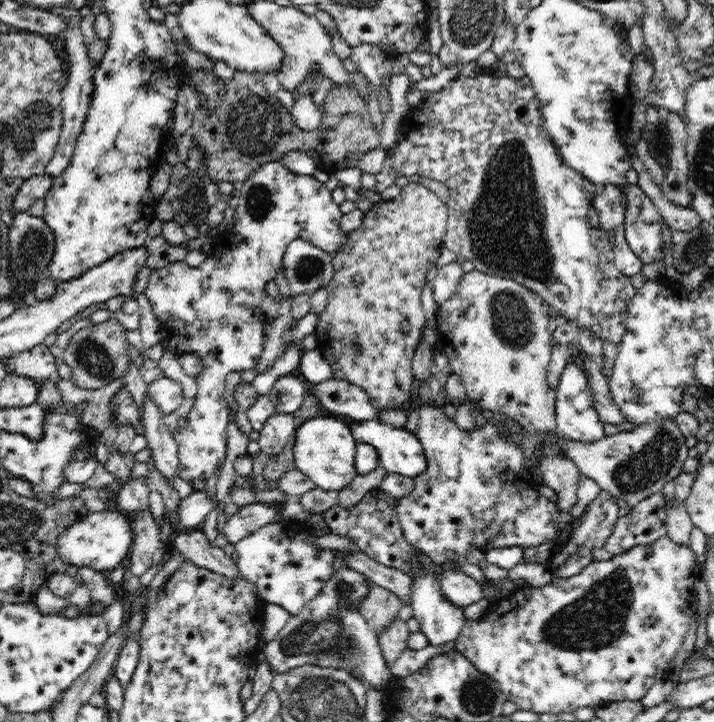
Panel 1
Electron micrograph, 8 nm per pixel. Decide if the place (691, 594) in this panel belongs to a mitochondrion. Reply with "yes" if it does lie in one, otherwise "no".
no

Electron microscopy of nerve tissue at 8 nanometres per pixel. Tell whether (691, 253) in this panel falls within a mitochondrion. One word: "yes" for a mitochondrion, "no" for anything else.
yes

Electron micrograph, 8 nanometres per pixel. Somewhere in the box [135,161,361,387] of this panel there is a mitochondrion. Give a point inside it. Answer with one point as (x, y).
(258, 199)

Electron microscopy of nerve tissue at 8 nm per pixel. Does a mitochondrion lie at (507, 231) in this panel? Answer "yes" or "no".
yes

